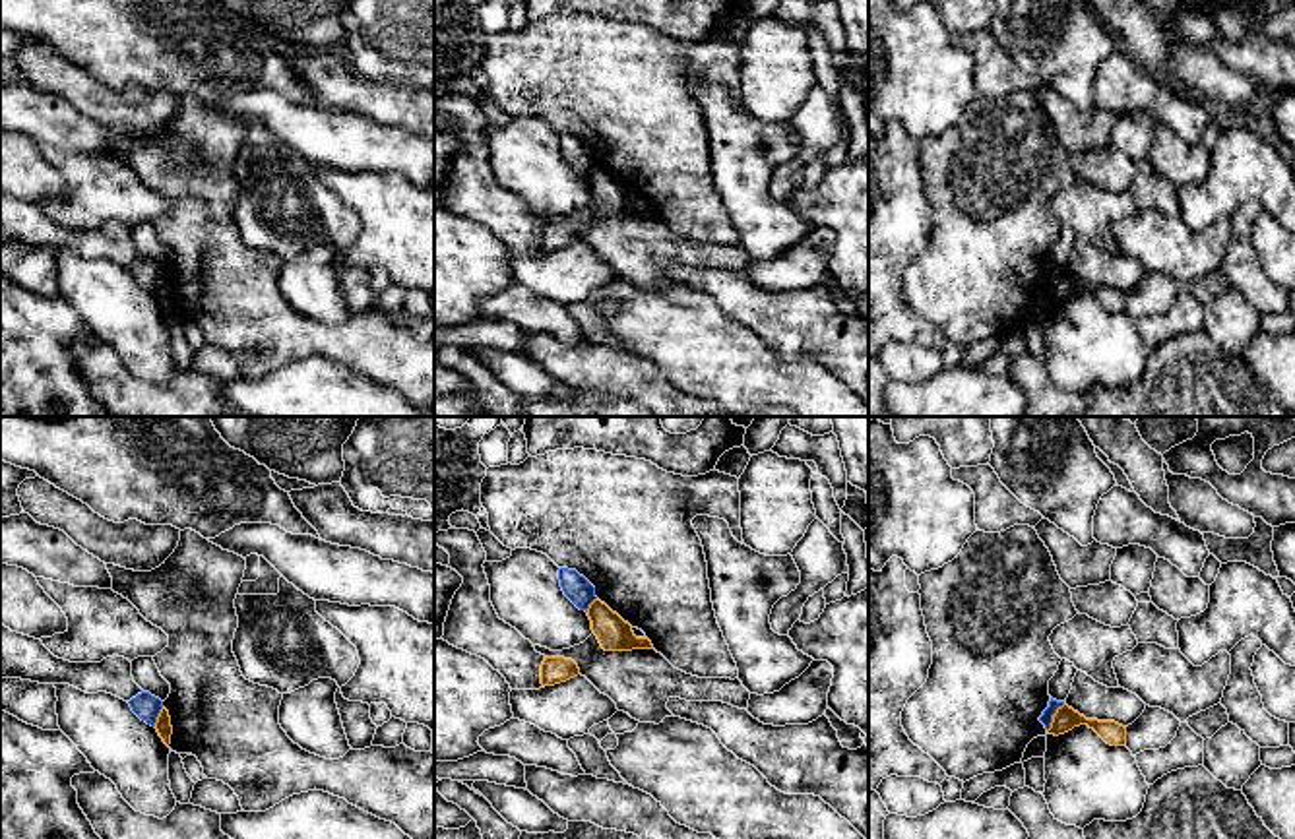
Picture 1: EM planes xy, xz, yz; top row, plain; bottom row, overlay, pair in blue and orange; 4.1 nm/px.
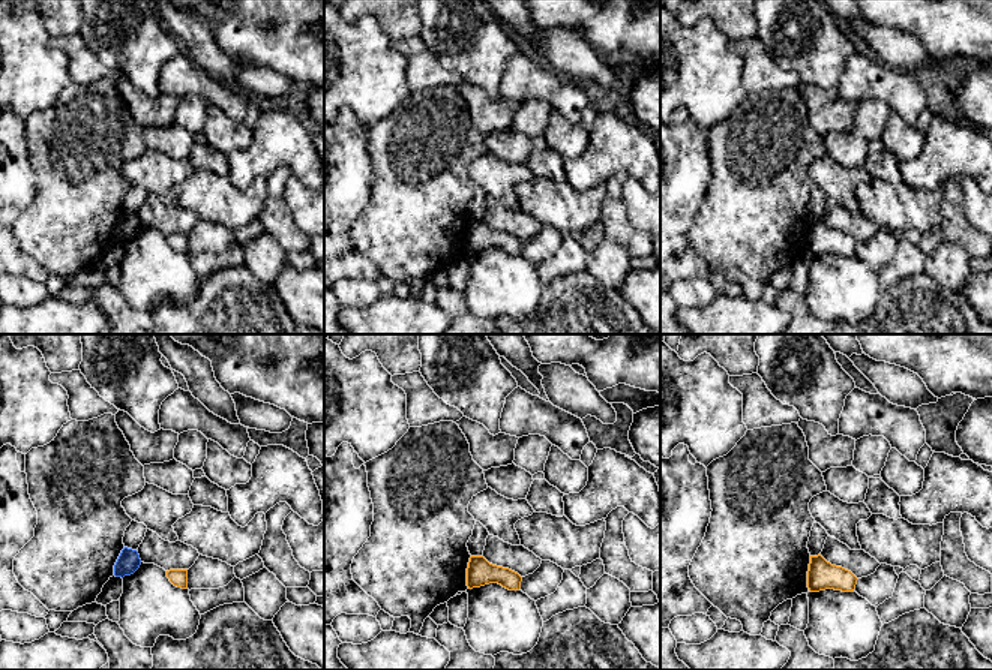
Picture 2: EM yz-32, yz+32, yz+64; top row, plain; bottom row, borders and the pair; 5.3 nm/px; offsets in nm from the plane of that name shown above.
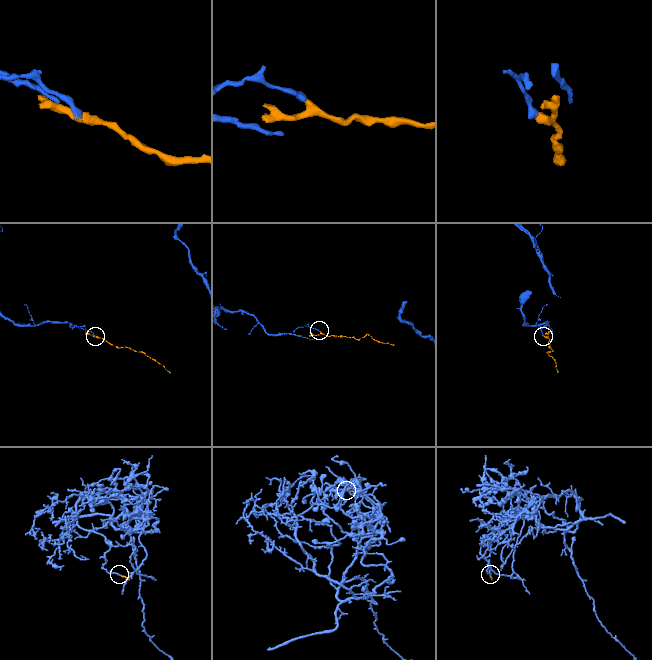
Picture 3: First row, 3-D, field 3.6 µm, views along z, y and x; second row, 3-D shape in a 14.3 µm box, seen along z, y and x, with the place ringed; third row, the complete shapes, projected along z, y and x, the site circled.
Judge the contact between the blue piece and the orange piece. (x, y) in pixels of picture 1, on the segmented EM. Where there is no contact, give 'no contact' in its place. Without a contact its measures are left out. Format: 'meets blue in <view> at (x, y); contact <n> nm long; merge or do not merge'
meets blue in yz at (1051, 717); contact 140 nm long; do not merge

